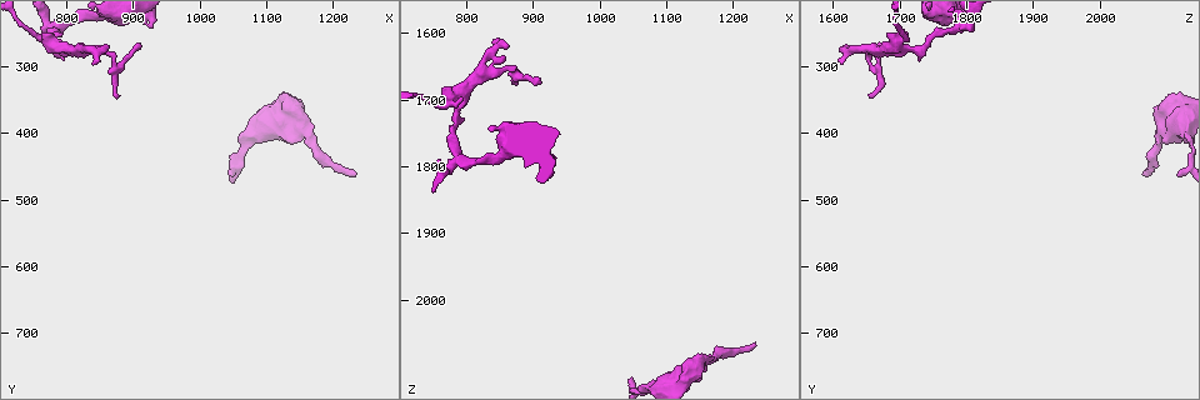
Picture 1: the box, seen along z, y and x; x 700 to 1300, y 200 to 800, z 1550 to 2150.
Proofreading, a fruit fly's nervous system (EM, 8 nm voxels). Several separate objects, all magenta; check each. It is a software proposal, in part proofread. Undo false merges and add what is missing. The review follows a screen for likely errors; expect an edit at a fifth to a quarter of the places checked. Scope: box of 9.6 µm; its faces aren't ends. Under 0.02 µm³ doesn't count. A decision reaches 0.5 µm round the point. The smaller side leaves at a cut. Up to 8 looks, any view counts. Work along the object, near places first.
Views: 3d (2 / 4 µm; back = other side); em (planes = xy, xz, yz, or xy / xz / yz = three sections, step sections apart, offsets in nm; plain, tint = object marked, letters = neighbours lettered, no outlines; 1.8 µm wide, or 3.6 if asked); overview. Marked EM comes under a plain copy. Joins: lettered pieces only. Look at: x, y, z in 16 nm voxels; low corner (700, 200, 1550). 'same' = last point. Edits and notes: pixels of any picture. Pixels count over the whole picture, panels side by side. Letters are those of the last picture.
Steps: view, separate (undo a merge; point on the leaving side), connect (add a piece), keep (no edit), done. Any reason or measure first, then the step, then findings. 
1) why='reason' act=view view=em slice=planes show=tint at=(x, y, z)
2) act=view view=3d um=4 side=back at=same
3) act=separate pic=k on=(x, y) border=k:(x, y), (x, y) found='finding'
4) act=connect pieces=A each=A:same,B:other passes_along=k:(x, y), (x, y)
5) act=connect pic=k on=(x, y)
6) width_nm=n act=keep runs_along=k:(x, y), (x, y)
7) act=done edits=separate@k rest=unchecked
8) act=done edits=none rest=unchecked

why='free end' act=view view=em slice=planes show=letters at=(840, 300, 1610)

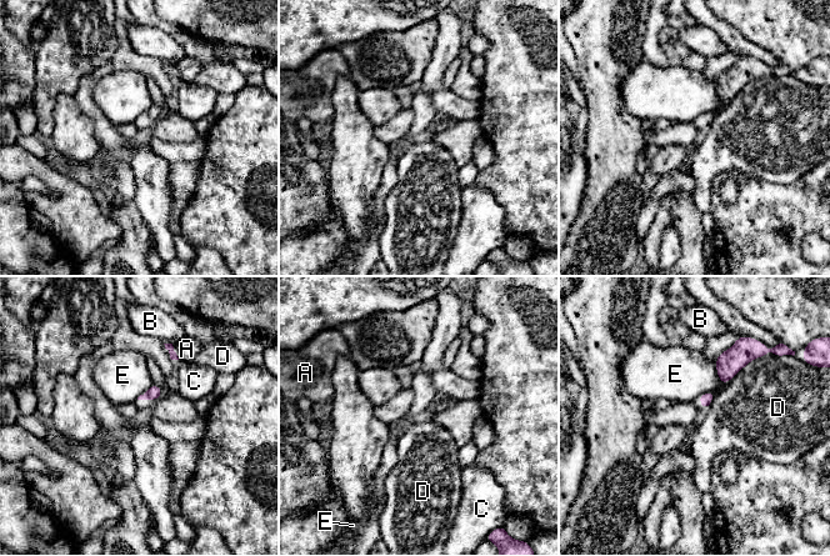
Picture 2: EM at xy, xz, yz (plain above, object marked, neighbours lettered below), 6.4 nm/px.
act=keep each=A:other,B:other,C:other,D:other,E:other border=2:(761, 356), (754, 357), (728, 382) found='none of them fits'

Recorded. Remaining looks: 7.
why='thick end' act=view view=3d um=4 at=(1155, 380, 2085)

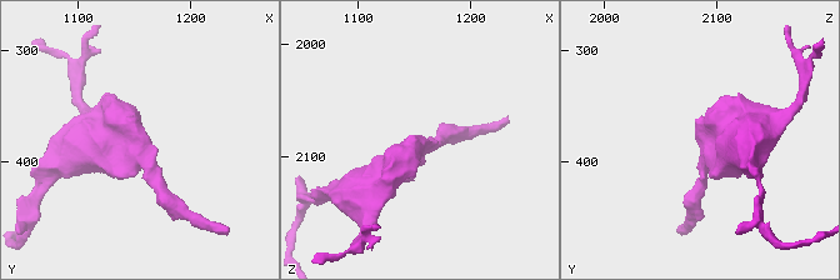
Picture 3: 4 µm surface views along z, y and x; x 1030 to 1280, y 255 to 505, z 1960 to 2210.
act=view view=em slice=planes show=letters at=(1156, 376, 2082)

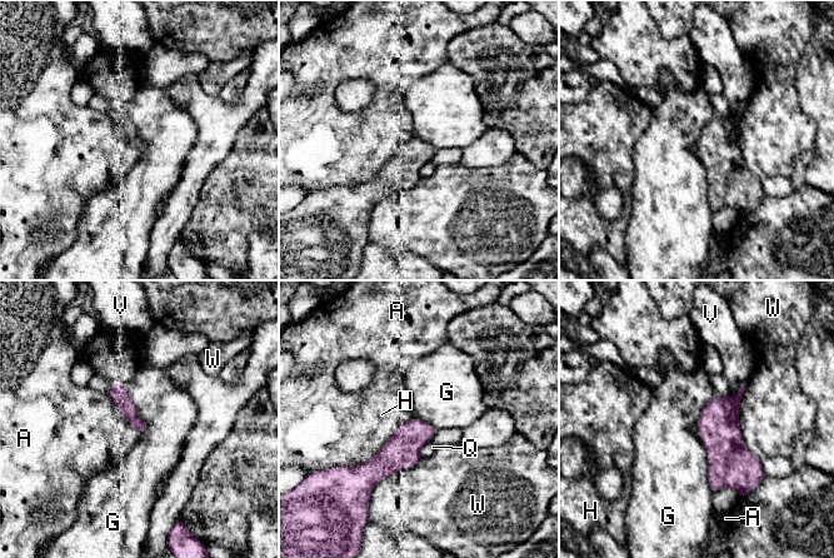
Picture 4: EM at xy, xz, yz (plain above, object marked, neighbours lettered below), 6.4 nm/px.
act=keep each=A:other,G:other,H:other,Q:other,V:other,W:other found='none of them fits'

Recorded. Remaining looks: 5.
why='tapers out' act=view view=3d um=2 at=(1230, 465, 2065)

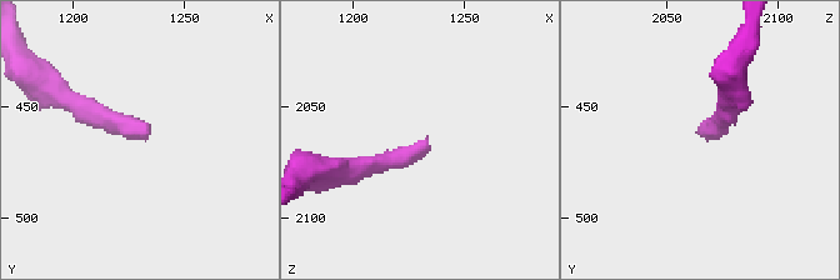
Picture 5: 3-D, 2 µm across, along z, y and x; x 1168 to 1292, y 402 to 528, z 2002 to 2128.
why='need the tissue' act=view view=em slice=planes show=letters at=(1233, 462, 2065)

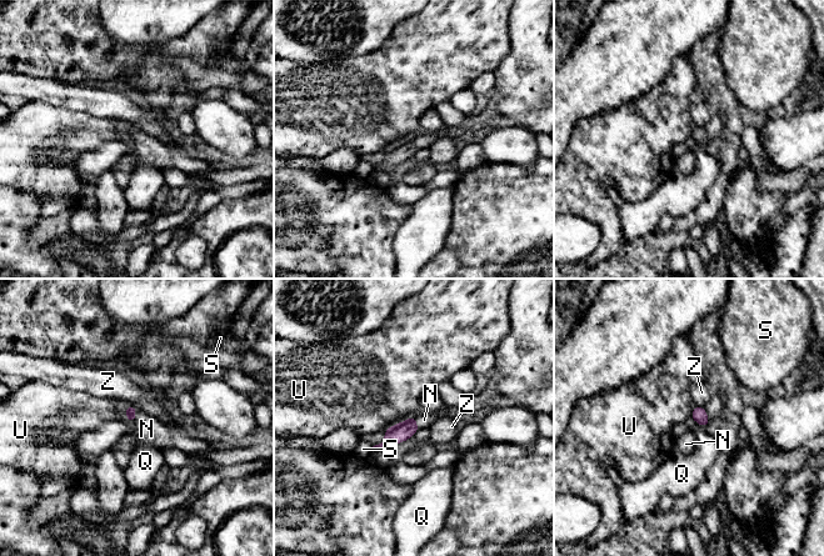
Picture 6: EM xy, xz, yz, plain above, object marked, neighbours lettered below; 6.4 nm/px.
act=connect pic=6 on=(146, 429) each=N:same,Q:other,S:other,U:other,Z:other passes_along=6:(130, 415), (135, 415), (146, 429) found='the neuron continues'

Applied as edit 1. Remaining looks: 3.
act=done edits=connect@6 rest=unchecked

